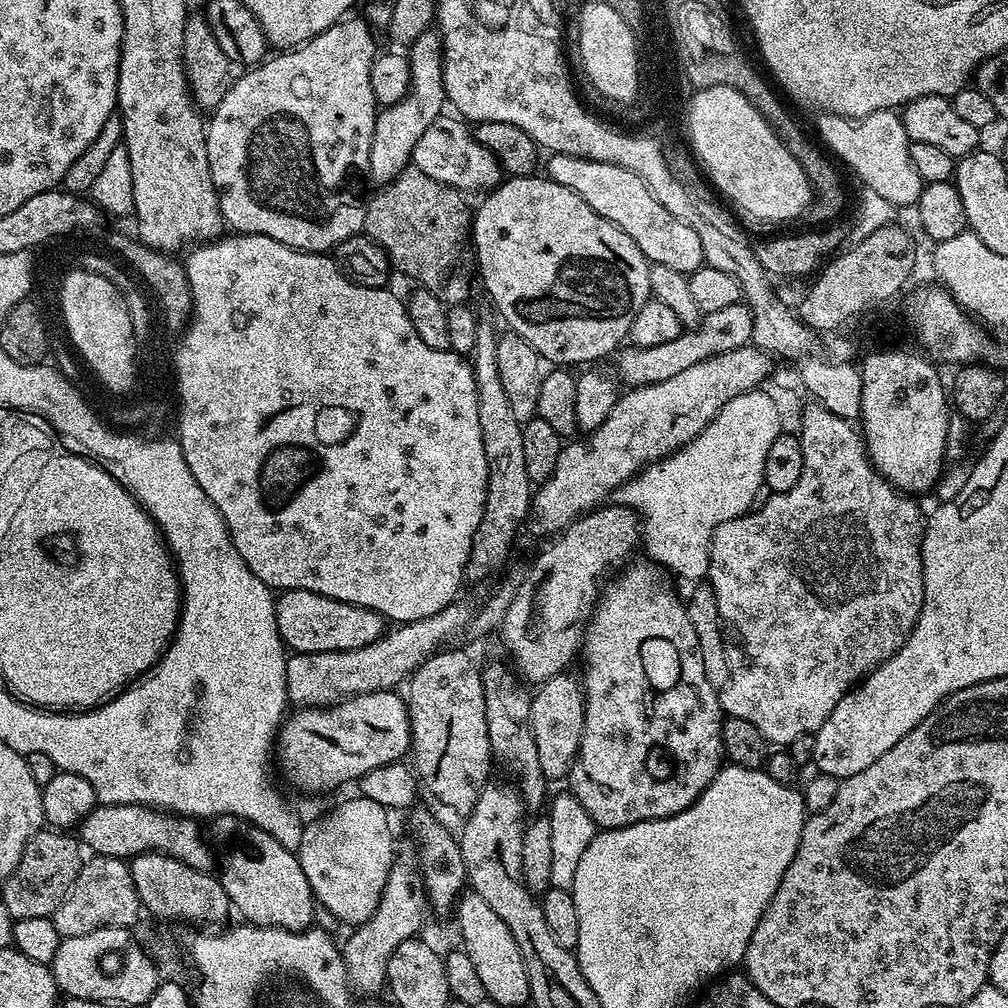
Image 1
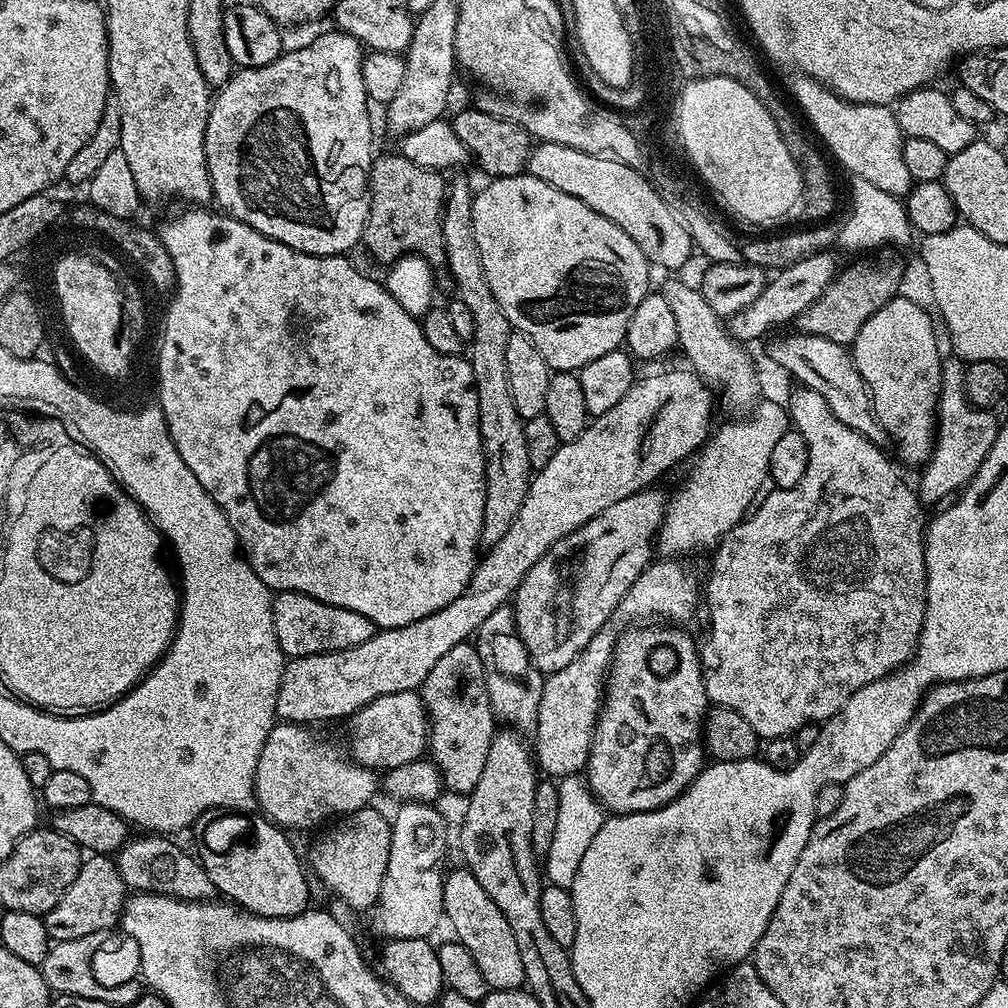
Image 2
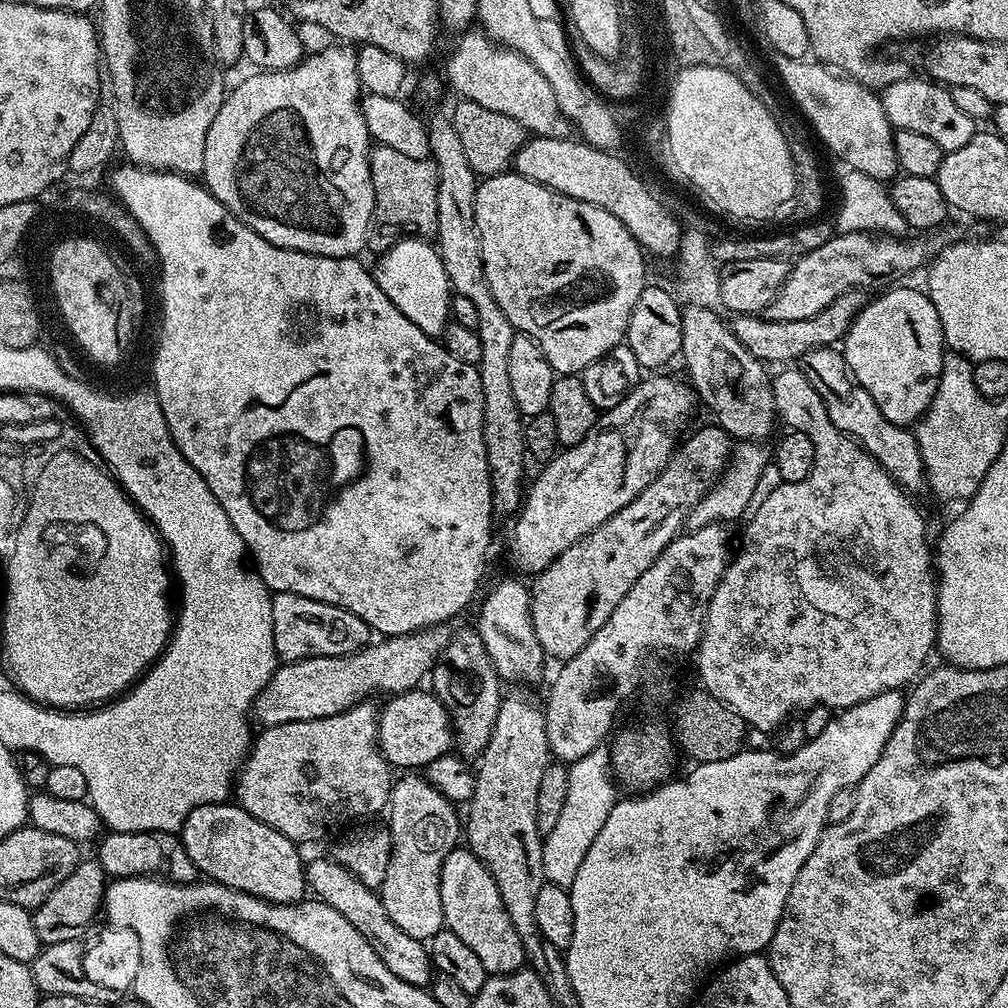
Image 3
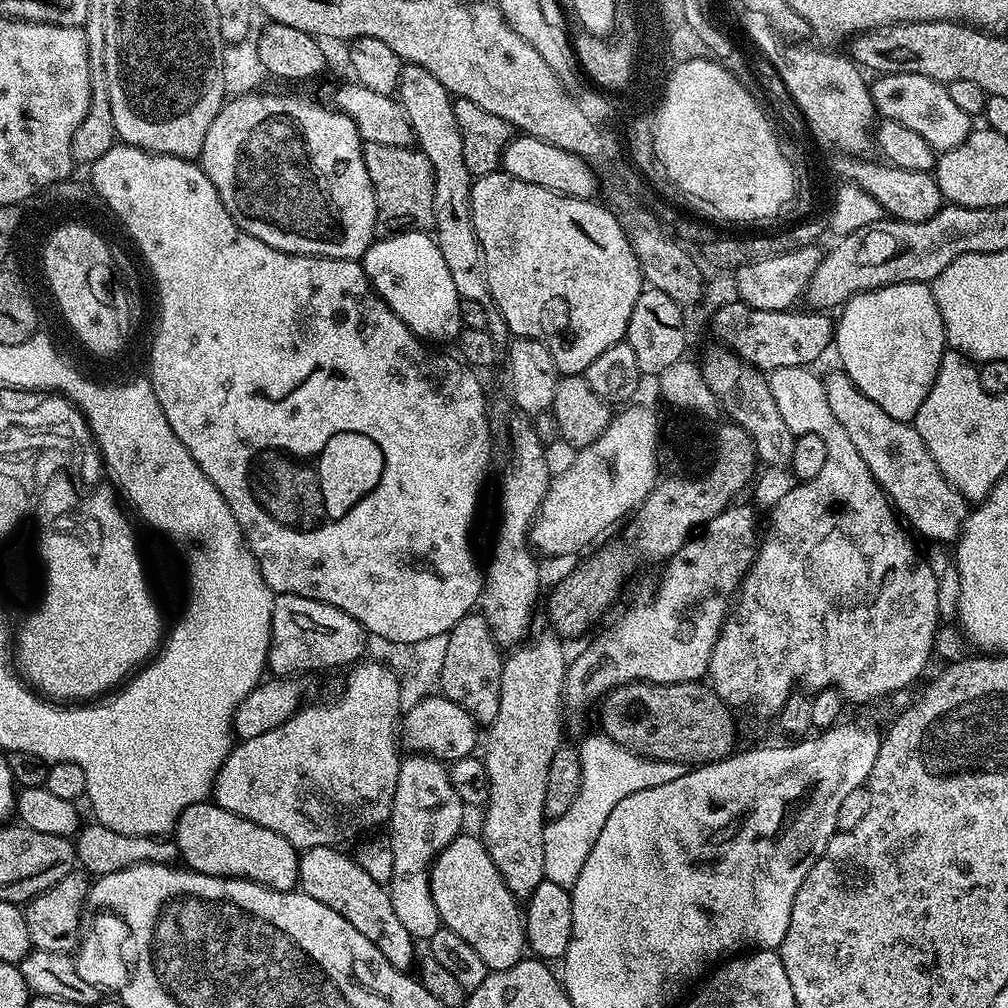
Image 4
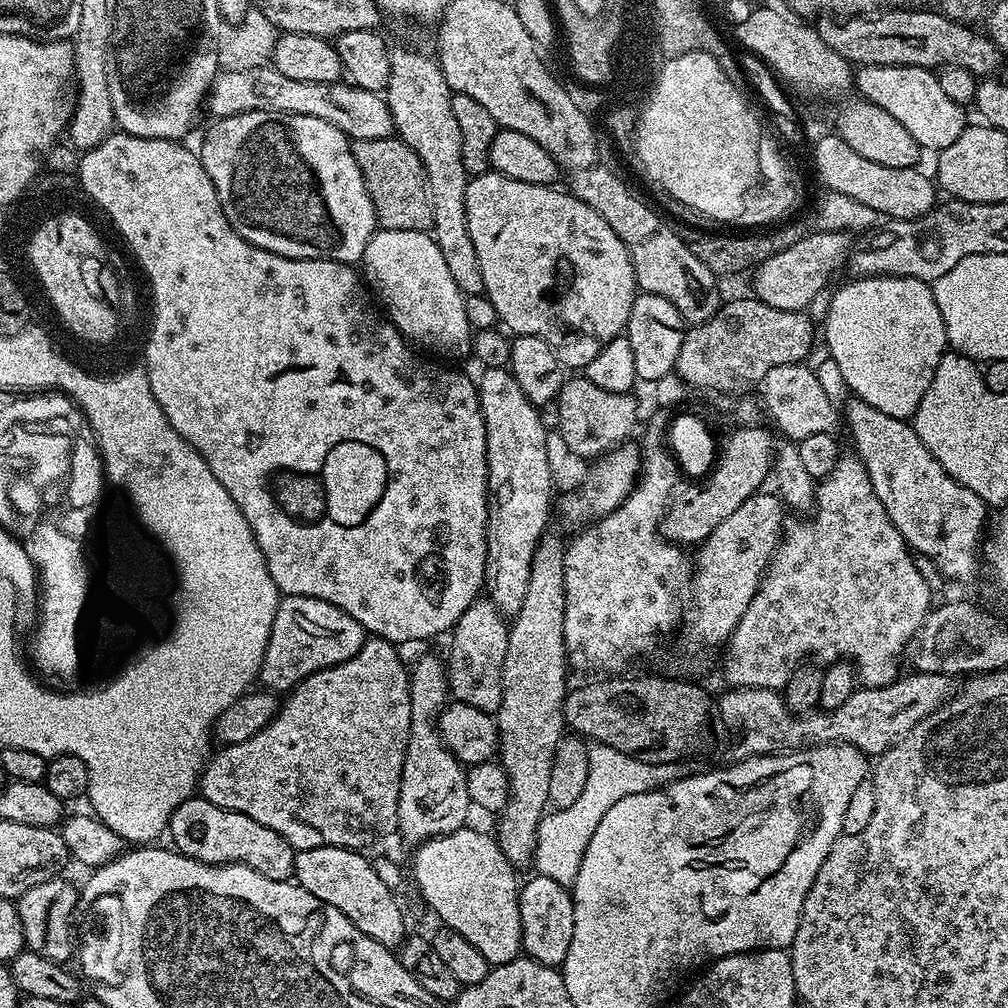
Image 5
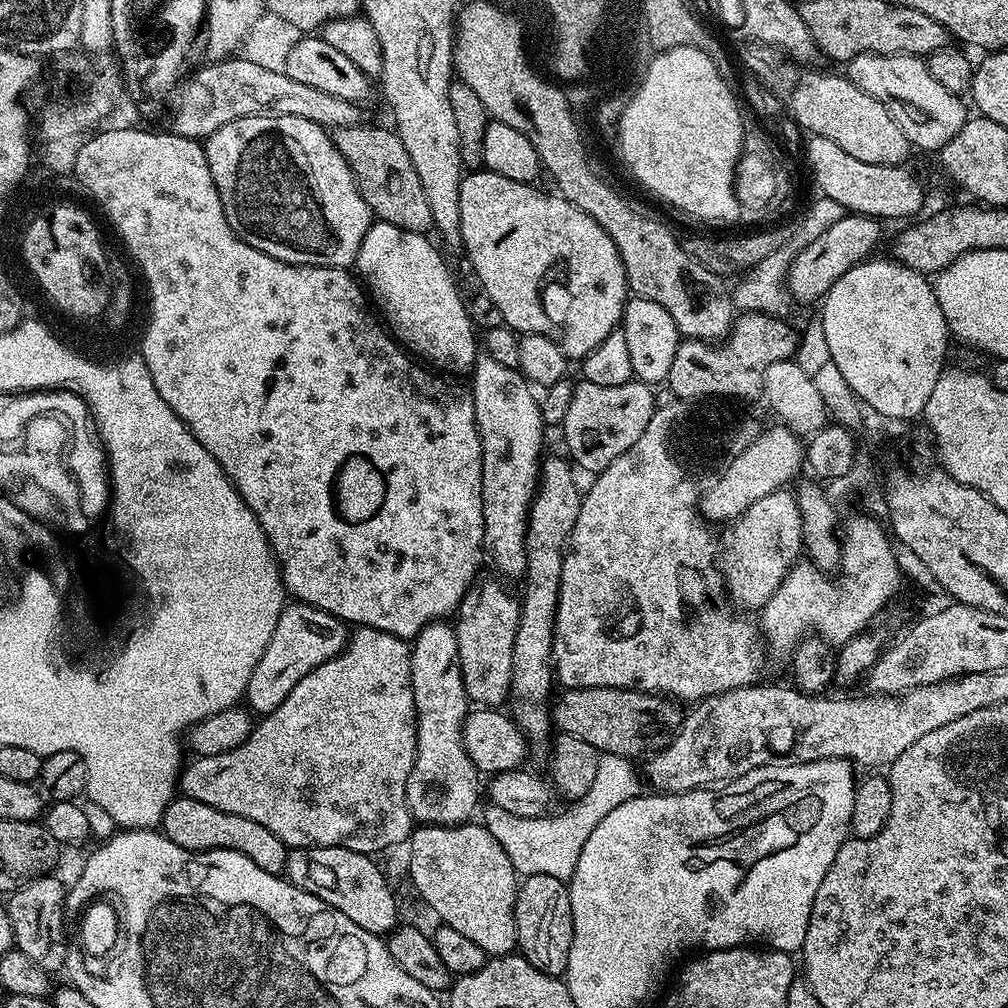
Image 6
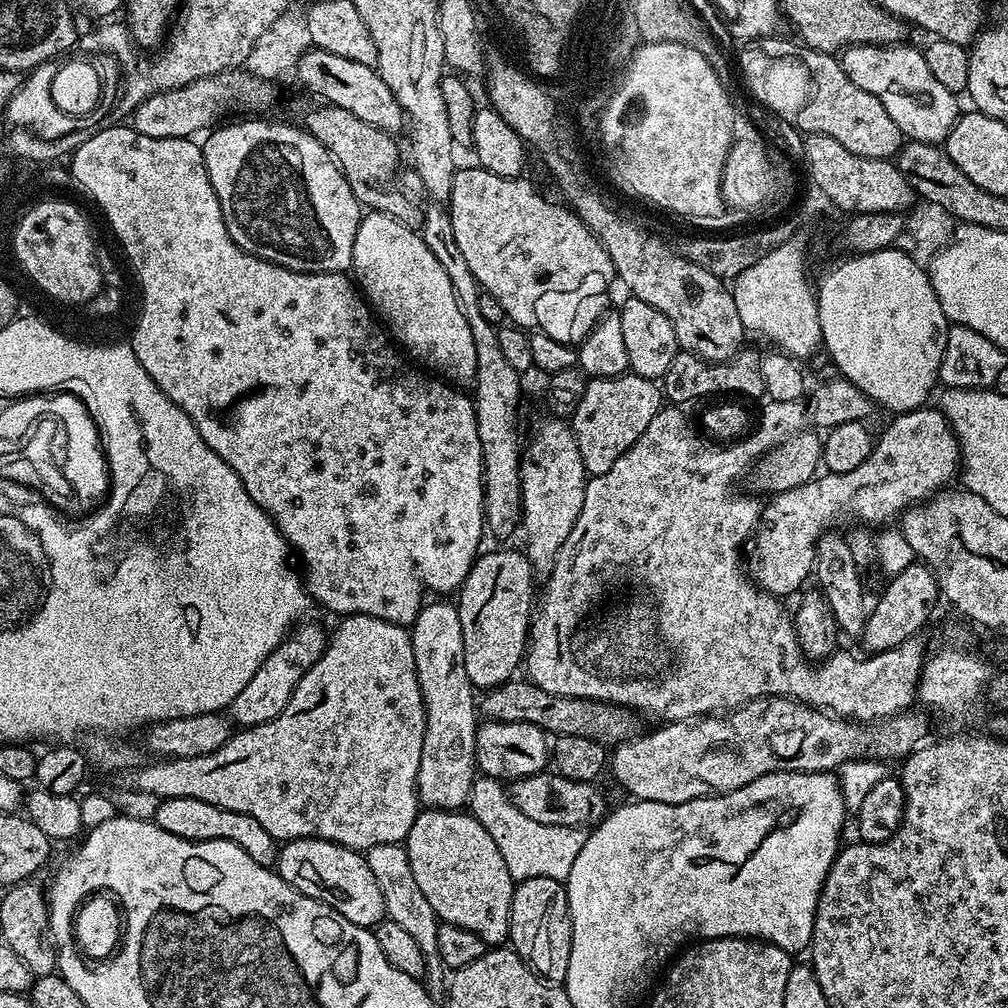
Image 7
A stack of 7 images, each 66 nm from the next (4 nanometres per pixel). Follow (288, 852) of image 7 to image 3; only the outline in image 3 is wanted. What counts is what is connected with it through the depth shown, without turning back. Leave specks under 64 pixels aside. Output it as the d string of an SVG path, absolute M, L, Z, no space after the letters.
M335 859L328 860L308 860L306 864L306 884L311 895L324 904L334 906L342 918L355 923L358 934L374 946L374 954L382 958L382 963L390 969L390 974L395 974L397 978L402 978L410 986L428 988L434 979L434 969L432 958L428 955L425 941L416 940L406 930L398 930L394 922L386 914L386 906L382 906L379 891L370 889L356 879L354 873L346 870L341 864L337 864Z

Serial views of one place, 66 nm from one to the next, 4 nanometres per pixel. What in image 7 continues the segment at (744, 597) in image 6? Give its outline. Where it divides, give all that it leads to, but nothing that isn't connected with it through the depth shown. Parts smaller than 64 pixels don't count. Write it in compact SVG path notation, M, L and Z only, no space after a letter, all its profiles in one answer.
M939 407L915 408L909 412L893 415L891 419L892 421L885 426L884 433L875 437L871 454L866 458L866 462L862 462L862 466L858 466L858 470L850 470L846 474L828 472L817 475L802 486L775 493L769 499L772 501L763 505L763 524L757 527L751 537L750 551L746 556L747 571L760 591L769 592L777 598L785 598L784 596L790 595L791 592L799 593L805 587L804 579L813 575L816 545L820 537L825 535L826 530L835 529L832 528L835 524L848 519L857 520L860 524L891 525L909 508L935 496L945 486L951 485L948 483L955 476L957 479L960 443L956 441L956 435L952 433L952 427L948 425L948 419L944 417Z

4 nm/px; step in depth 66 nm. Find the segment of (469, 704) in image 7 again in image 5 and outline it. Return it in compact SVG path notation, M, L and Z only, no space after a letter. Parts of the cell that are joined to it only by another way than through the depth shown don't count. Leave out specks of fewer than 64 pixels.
M424 656L410 668L410 734L406 746L406 758L402 762L402 782L398 794L398 836L411 846L419 846L436 836L445 836L458 831L469 823L468 808L473 807L468 796L468 773L465 765L445 746L438 727L438 717L450 700L448 670L443 659L436 656Z

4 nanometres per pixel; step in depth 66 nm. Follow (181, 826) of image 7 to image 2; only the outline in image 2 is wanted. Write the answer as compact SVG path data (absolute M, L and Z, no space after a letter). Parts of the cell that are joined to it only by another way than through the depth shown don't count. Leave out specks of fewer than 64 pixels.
M228 810L216 815L203 812L195 822L194 832L204 836L198 851L200 864L225 901L266 918L297 916L309 907L308 880L300 865L301 853L293 848L285 829L263 815Z

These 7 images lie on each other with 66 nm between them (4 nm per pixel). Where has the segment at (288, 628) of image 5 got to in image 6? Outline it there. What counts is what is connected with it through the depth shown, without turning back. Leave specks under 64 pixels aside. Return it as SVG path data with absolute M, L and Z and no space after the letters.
M285 603L274 626L274 634L270 634L270 642L258 666L254 666L254 674L250 674L248 688L243 694L247 707L253 713L267 714L282 706L290 690L294 690L294 686L298 686L298 682L306 678L310 670L322 666L322 662L334 658L344 649L349 635L349 625L334 614L326 610L318 610L309 604Z

